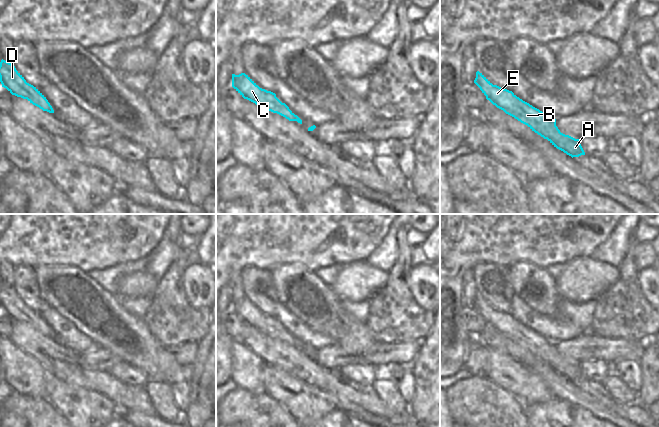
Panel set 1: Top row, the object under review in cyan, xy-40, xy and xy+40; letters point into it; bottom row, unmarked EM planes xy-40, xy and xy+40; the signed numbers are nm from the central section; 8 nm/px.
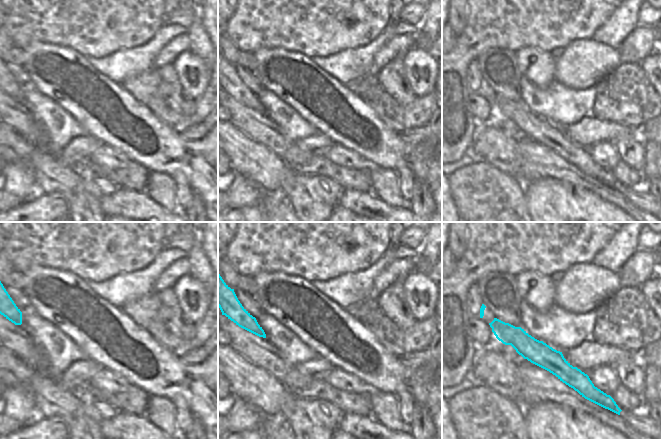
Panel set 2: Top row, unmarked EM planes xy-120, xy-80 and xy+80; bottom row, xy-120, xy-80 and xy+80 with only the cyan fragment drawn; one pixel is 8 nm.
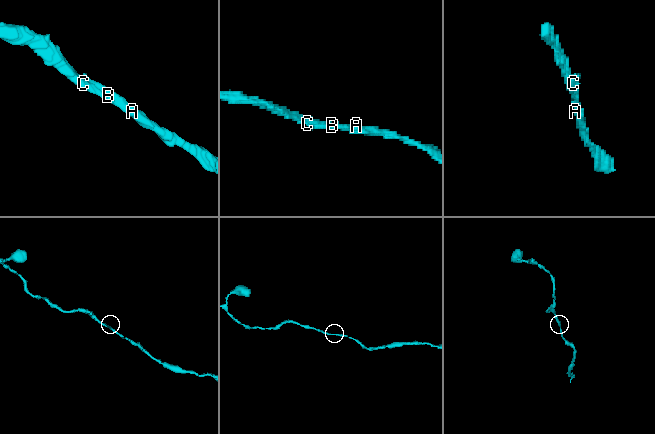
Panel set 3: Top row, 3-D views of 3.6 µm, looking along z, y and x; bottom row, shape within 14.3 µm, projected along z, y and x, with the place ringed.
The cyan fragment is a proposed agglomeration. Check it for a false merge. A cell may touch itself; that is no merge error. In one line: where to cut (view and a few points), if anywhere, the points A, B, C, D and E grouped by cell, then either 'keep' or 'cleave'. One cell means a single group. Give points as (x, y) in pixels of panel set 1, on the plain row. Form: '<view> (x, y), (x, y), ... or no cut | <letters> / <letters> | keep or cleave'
no cut | A B C D E | keep

